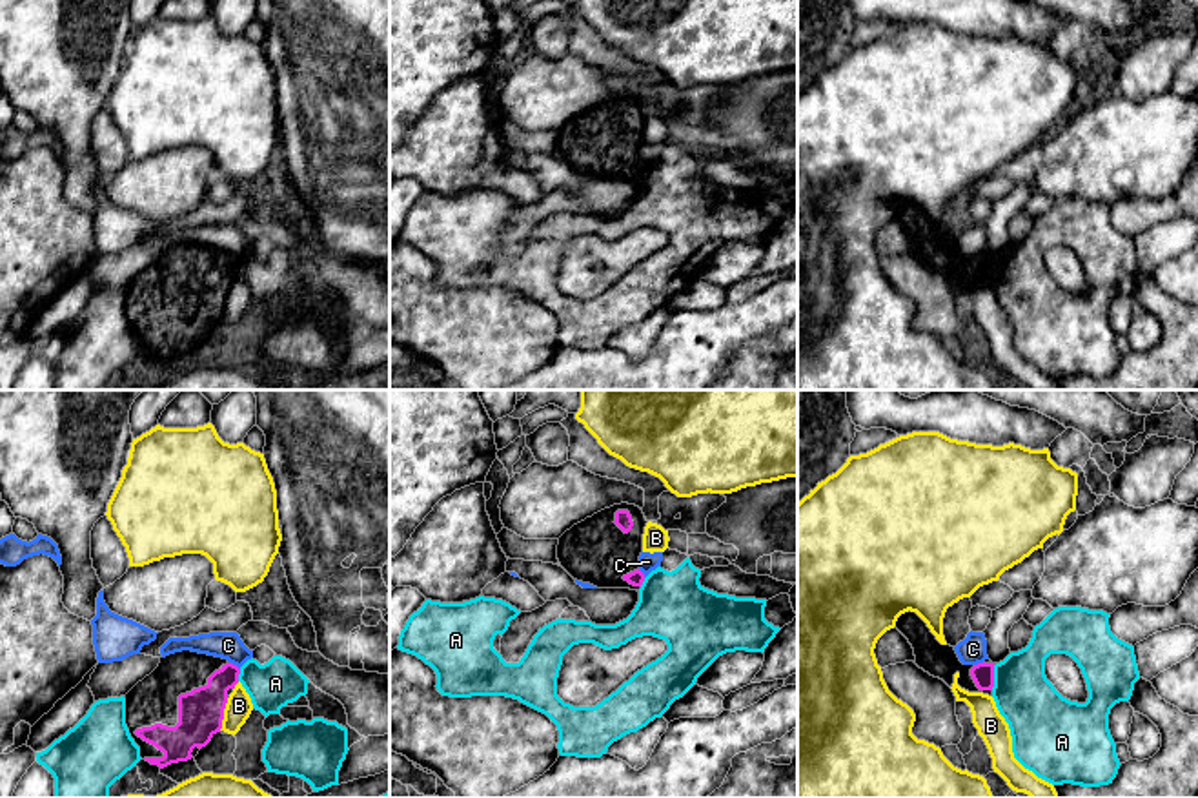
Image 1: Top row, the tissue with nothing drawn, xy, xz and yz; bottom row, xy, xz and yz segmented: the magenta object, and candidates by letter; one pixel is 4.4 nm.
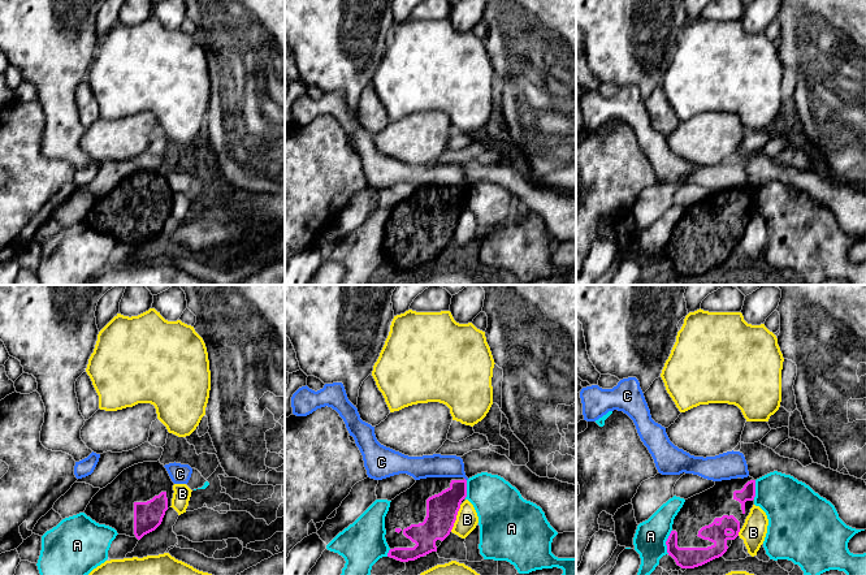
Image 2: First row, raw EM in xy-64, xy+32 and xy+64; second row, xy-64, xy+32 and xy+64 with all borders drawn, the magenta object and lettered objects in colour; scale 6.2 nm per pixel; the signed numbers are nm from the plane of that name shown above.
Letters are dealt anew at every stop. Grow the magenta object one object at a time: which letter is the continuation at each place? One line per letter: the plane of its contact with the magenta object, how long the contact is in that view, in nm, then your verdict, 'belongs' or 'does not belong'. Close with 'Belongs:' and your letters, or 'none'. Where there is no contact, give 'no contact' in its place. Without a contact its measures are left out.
A: yz | 110 nm | does not belong
B: xy | 150 nm | does not belong
C: xy | 60 nm | does not belong
Belongs: none

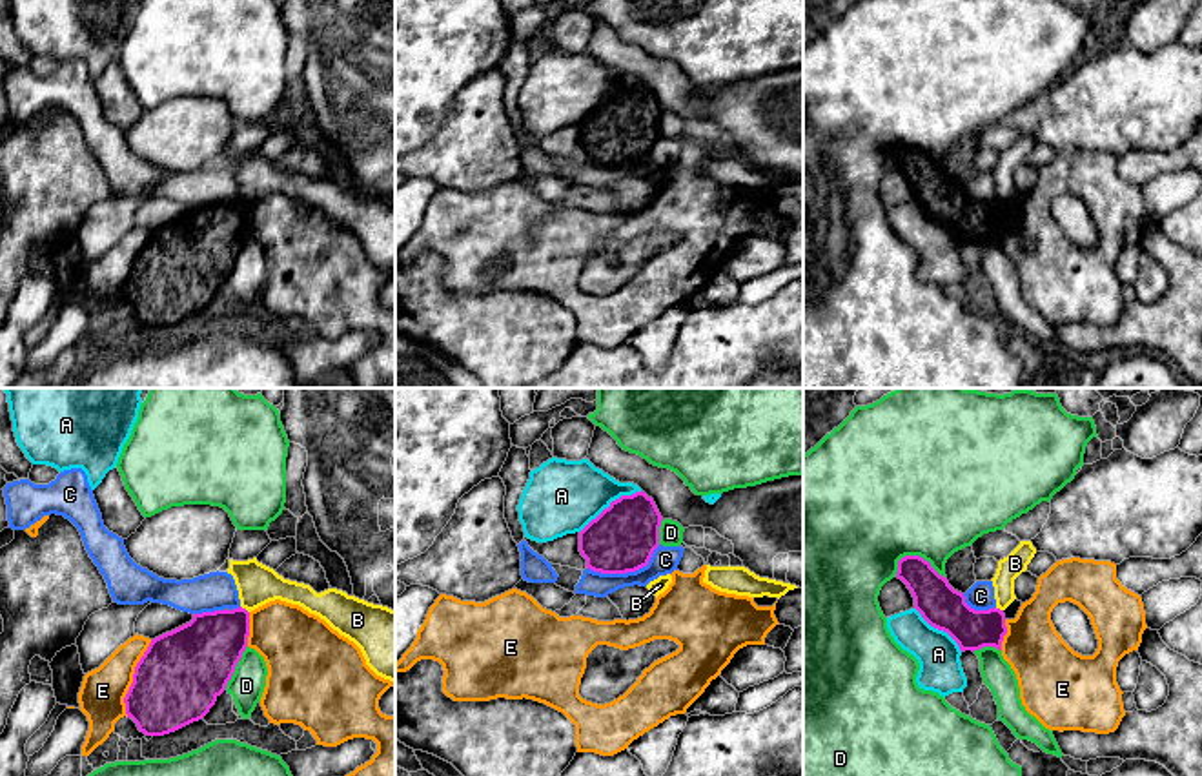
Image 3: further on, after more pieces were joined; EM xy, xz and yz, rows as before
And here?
A: xz | 340 nm | does not belong
B: xy | 50 nm | does not belong
C: xz | 340 nm | does not belong
D: yz | 240 nm | does not belong
E: xy | 360 nm | does not belong
Belongs: none

